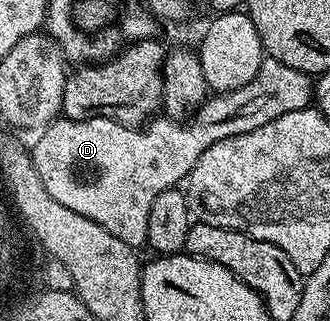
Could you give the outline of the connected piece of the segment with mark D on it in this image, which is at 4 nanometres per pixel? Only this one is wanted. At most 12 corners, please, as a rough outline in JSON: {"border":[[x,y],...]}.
{"border":[[266,56],[191,122],[59,117],[34,167],[52,200],[138,248],[152,200],[205,150],[307,109]]}

